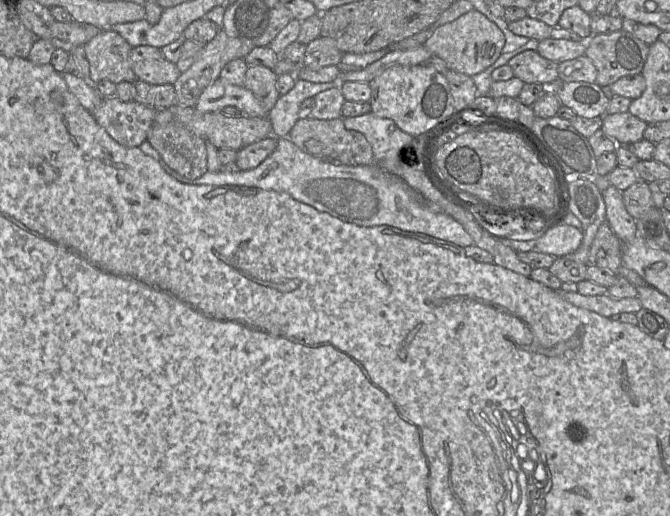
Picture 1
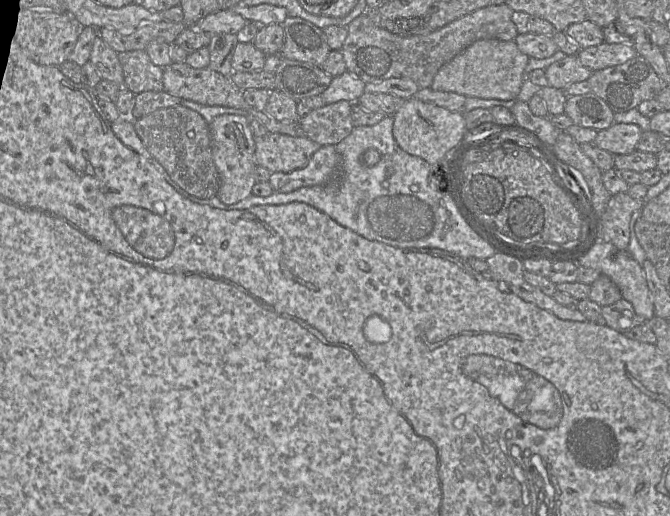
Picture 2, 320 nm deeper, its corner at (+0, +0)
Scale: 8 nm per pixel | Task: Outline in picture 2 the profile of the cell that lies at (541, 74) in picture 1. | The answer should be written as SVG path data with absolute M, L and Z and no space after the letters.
M566 55L545 69L548 86L564 91L573 83L588 80L593 72L582 66L577 55Z

